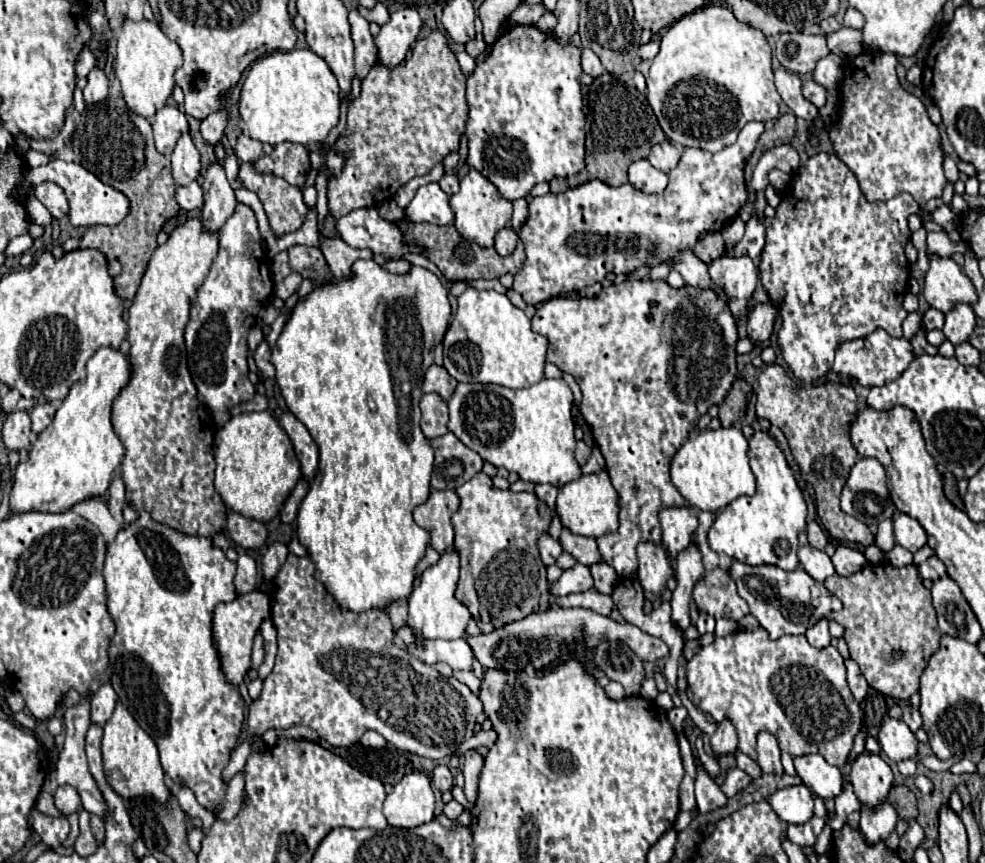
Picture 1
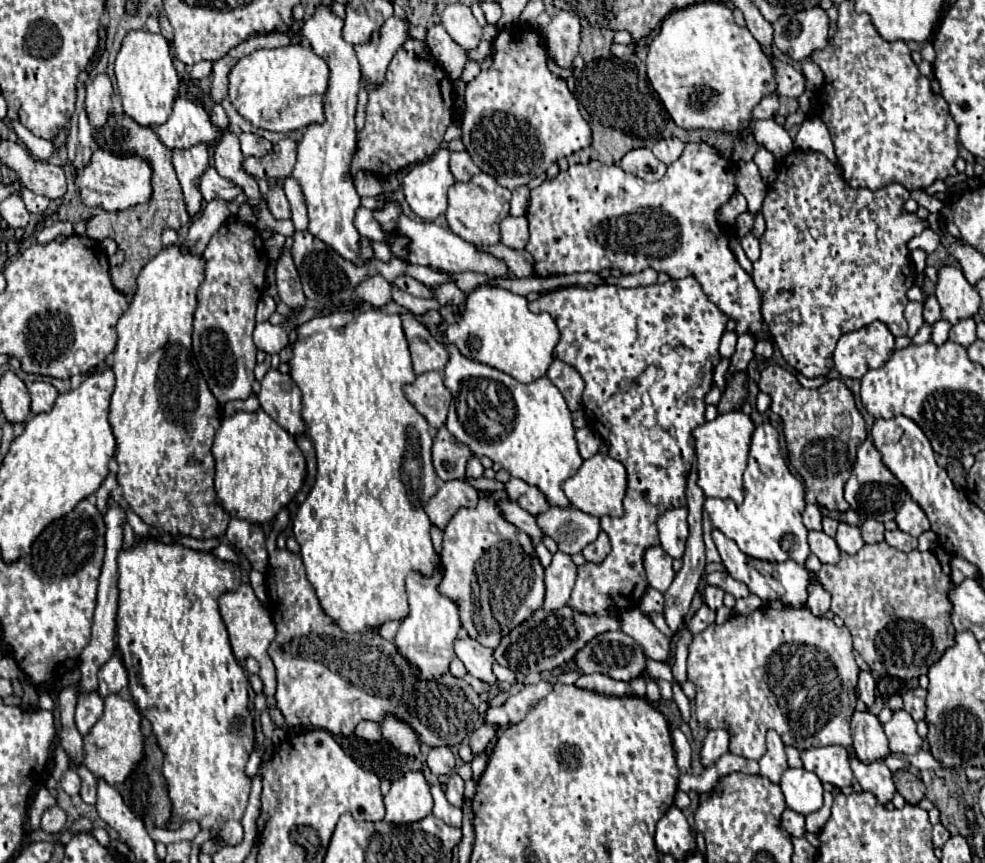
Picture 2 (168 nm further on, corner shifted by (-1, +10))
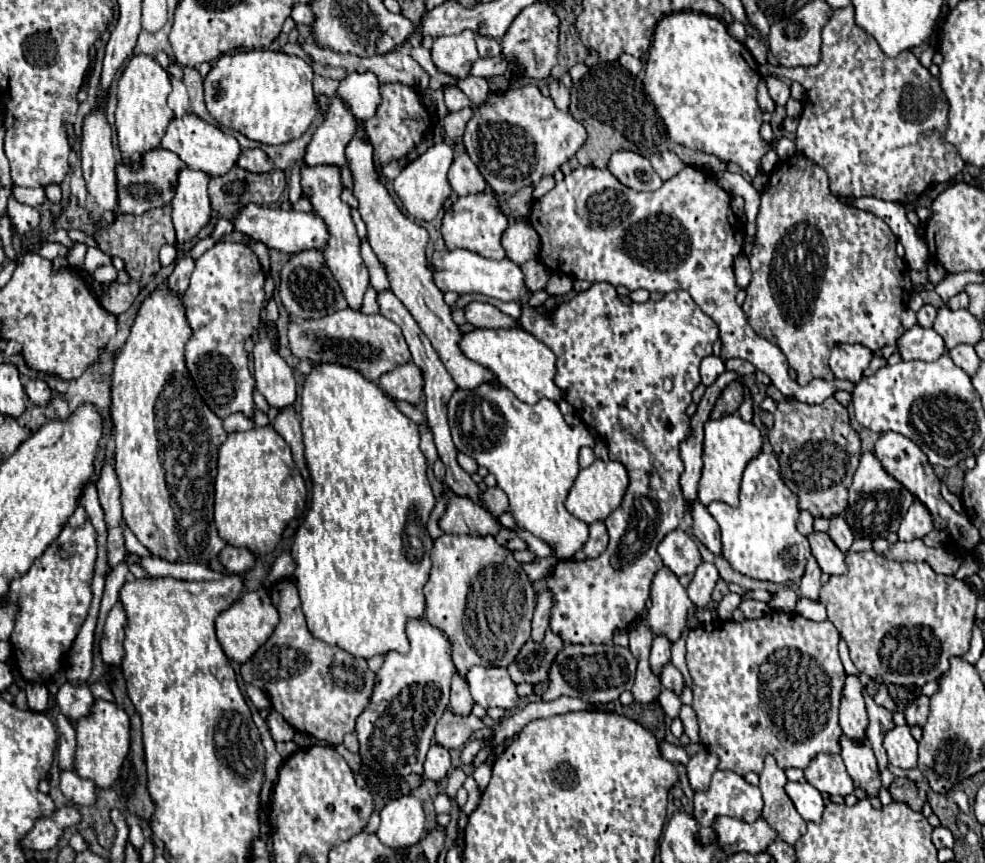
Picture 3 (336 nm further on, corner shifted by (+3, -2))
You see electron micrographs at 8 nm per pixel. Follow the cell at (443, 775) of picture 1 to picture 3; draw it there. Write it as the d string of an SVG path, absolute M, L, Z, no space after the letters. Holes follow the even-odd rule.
M433 742L429 752L427 752L427 760L425 760L425 778L439 782L447 776L449 768L451 768L449 750Z

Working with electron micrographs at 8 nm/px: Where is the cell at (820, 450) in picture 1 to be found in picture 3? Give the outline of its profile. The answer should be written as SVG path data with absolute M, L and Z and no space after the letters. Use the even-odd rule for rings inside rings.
M775 386L767 388L767 396L777 402L775 426L769 432L769 442L779 458L783 482L799 498L799 508L823 518L843 514L849 498L843 476L847 476L849 466L859 464L861 456L861 440L849 426L847 408L835 398L827 398L821 404L787 402Z

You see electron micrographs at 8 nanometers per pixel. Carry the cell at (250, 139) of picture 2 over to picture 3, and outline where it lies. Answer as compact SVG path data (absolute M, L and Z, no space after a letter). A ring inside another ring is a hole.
M253 148L253 150L243 150L239 162L237 162L243 170L249 170L249 172L255 172L255 174L269 174L275 170L275 164L273 160L259 148Z

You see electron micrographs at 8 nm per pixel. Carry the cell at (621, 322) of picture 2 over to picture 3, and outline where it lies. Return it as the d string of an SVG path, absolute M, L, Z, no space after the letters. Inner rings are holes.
M595 282L591 284L589 290L585 292L579 292L575 294L569 302L557 306L551 314L537 314L533 308L523 308L523 316L519 318L523 328L529 330L535 338L539 338L541 342L545 342L557 356L557 376L555 376L555 382L557 386L563 390L563 396L565 400L577 410L579 418L589 426L589 428L595 428L599 432L599 438L609 446L609 458L611 460L619 460L621 464L625 464L627 472L629 472L629 488L627 488L627 494L619 506L619 510L615 510L613 514L609 514L607 518L607 530L609 530L609 546L605 548L603 554L599 554L597 558L587 558L587 560L559 560L557 566L553 568L553 572L543 578L543 580L537 580L533 582L533 590L539 594L543 592L545 588L551 592L553 596L553 608L551 608L551 616L549 616L549 628L551 632L559 634L563 644L609 644L615 630L627 630L635 620L639 620L645 612L645 602L649 598L649 586L653 582L653 576L657 570L663 568L663 562L657 554L657 546L659 542L679 526L681 518L685 516L685 500L683 500L683 494L681 494L681 486L679 486L679 476L681 476L681 470L683 470L683 462L681 462L681 456L679 456L679 444L681 440L687 438L689 434L689 416L685 414L685 408L691 404L691 392L695 390L695 386L701 382L699 378L699 362L711 354L711 348L713 348L713 342L719 338L719 330L717 330L717 324L693 302L693 298L689 296L689 292L685 290L673 290L669 294L663 296L661 302L653 302L653 300L647 300L645 304L623 304L615 292L615 286L611 286L609 282ZM659 400L659 404L655 404ZM655 404L655 422L651 418L651 406Z

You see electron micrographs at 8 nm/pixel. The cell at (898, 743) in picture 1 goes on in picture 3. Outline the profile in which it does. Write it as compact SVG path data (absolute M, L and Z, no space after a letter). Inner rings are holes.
M895 726L889 730L889 734L885 734L883 746L887 750L889 764L903 770L917 766L917 740L911 736L909 726Z

